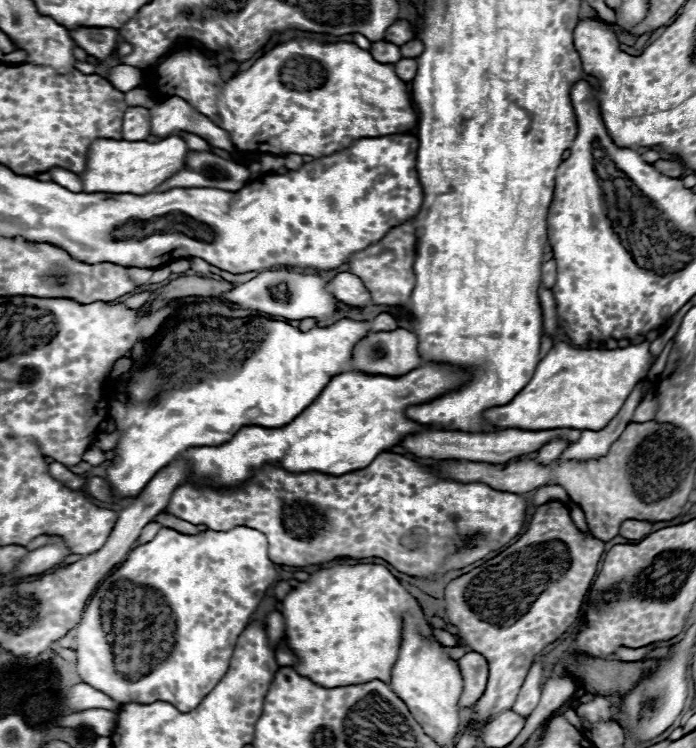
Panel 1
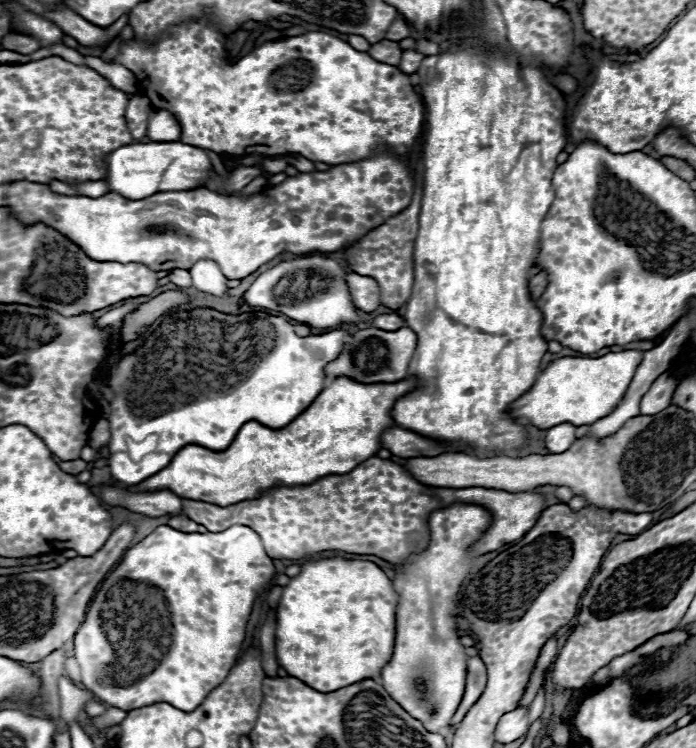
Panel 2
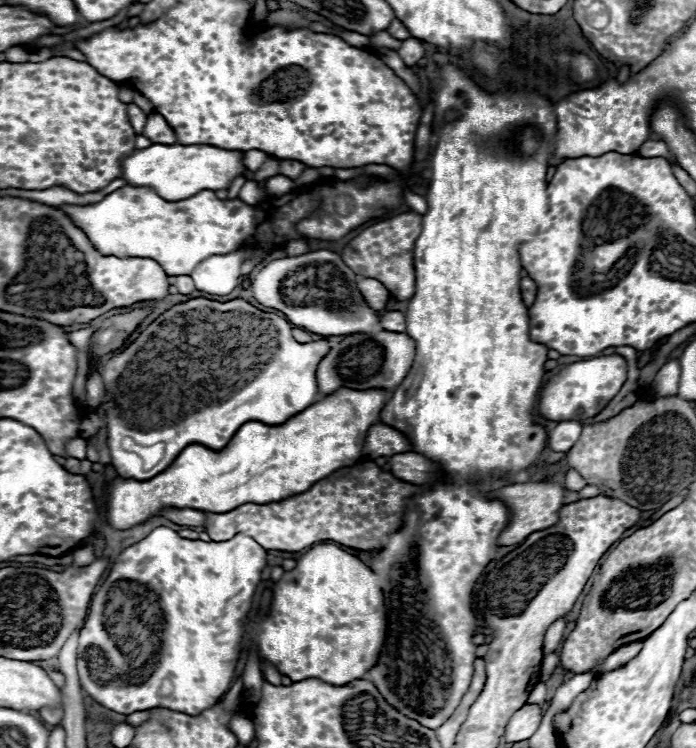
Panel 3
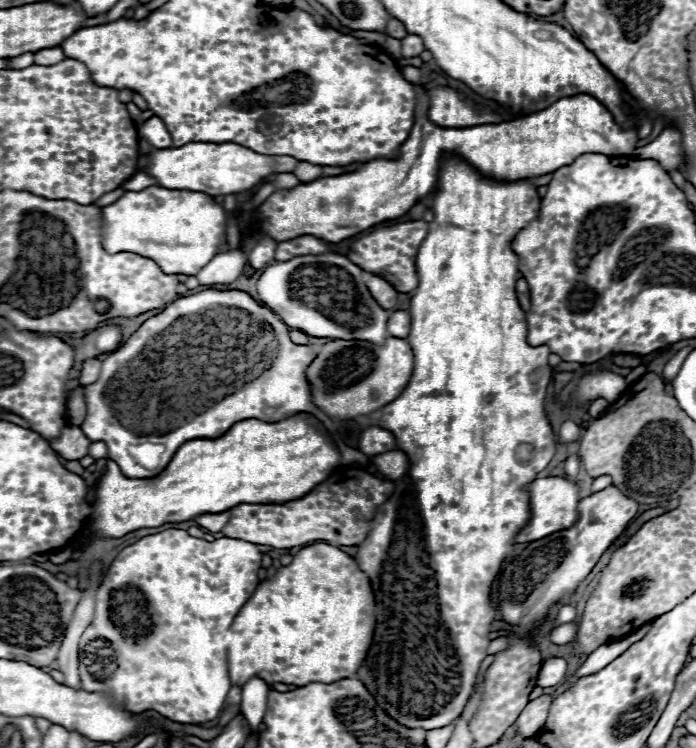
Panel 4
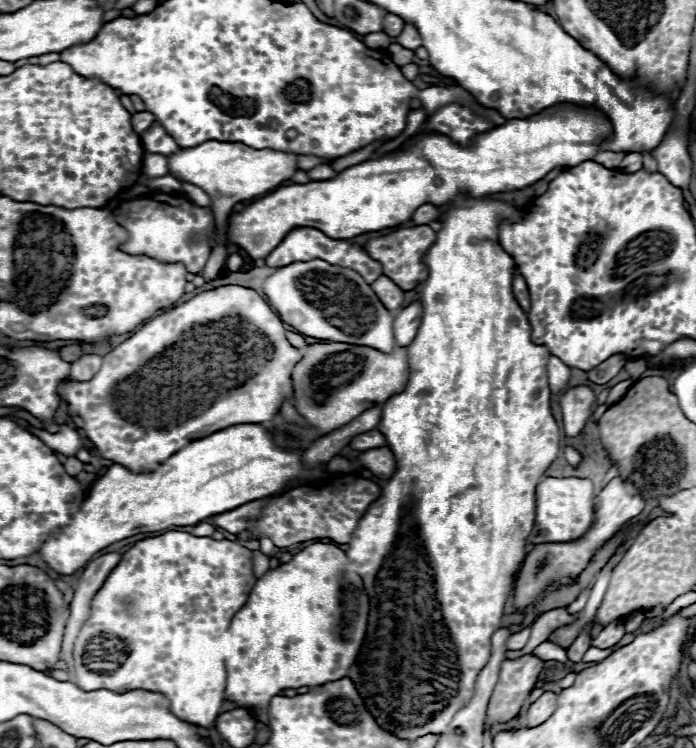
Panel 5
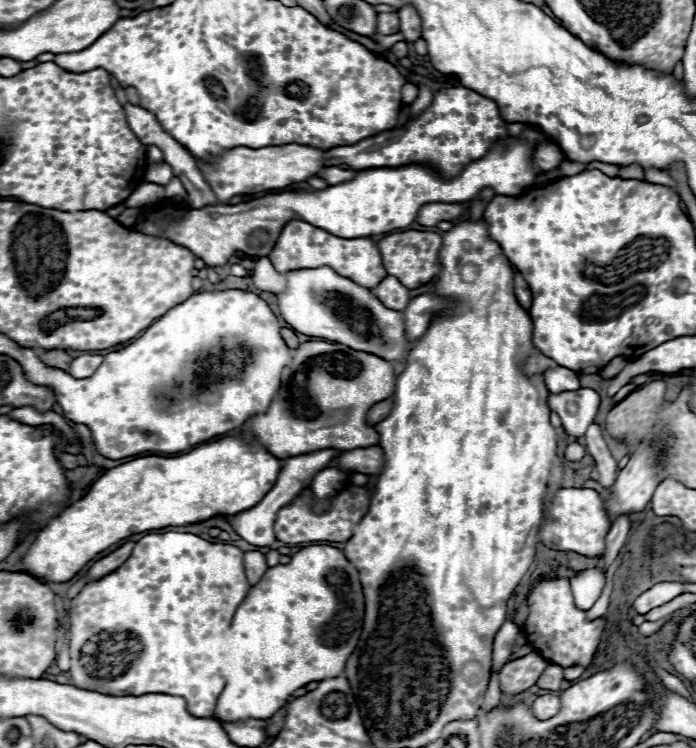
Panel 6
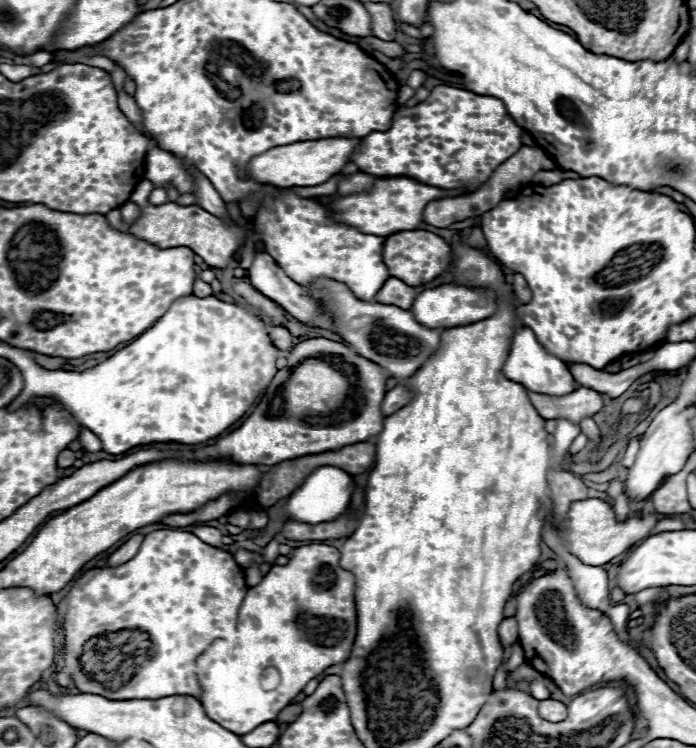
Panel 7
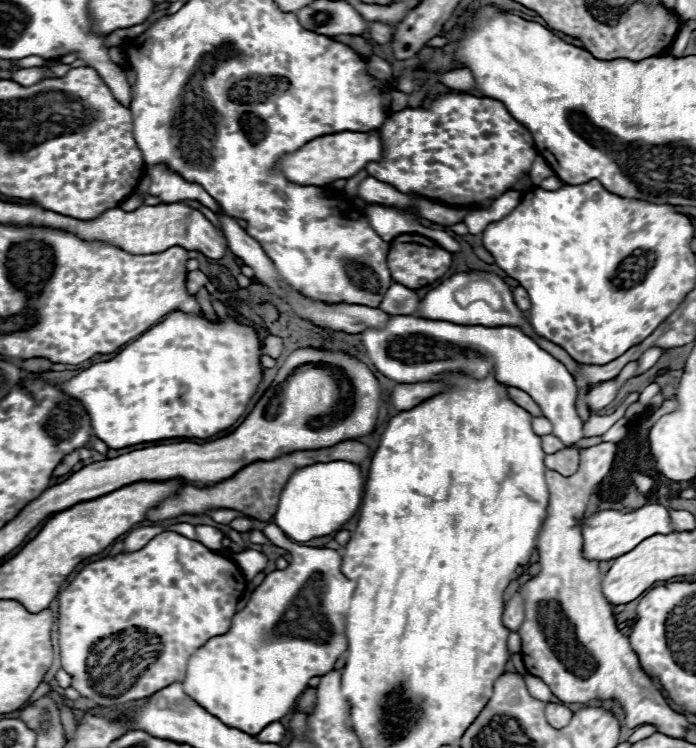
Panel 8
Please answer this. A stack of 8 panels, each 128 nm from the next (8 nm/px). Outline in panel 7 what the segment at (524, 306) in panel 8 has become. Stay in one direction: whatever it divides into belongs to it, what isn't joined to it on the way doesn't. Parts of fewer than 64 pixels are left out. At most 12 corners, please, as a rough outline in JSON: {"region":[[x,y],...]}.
{"region":[[514,274],[512,286],[520,304],[528,304],[532,292],[522,274]]}

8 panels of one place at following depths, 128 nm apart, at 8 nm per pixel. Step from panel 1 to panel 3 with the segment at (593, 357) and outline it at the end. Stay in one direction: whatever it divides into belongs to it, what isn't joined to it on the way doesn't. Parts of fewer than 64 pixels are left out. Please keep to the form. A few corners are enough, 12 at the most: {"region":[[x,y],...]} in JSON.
{"region":[[618,354],[568,364],[540,388],[554,422],[588,420],[626,382]]}

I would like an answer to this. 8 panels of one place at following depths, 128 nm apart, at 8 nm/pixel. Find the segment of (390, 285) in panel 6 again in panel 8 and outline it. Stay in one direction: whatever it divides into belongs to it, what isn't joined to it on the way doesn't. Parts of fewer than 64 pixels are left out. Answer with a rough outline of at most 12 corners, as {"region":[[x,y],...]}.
{"region":[[392,284],[380,302],[388,314],[414,314],[418,294]]}

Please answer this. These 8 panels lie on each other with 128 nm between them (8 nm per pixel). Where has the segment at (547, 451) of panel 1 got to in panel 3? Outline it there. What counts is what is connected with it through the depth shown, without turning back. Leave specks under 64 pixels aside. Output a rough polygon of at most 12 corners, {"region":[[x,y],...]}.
{"region":[[560,422],[548,434],[554,452],[566,452],[582,432],[580,422]]}

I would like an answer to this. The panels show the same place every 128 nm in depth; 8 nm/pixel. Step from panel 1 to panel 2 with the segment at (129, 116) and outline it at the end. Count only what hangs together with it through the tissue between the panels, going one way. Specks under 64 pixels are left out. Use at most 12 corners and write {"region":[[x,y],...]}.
{"region":[[146,96],[130,98],[126,108],[134,140],[146,135],[152,106]]}

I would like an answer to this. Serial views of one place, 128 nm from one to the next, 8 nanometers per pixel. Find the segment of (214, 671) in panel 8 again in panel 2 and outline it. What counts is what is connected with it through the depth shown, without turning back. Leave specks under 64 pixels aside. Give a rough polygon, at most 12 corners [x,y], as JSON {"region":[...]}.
{"region":[[306,562],[276,654],[334,692],[380,678],[398,592],[374,562]]}

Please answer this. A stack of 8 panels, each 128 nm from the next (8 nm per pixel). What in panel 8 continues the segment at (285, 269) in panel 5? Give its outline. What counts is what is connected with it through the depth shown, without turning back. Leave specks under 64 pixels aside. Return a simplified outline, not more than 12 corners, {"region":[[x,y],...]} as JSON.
{"region":[[392,314],[360,332],[398,384],[494,372],[564,446],[582,440],[574,376],[518,326]]}

